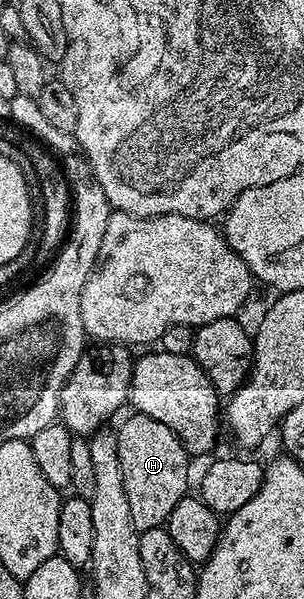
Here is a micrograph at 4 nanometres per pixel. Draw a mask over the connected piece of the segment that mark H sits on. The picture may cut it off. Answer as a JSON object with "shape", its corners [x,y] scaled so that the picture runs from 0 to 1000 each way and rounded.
{"shape":[[[461,689],[428,691],[428,699],[401,710],[398,715],[382,715],[378,725],[385,728],[385,755],[391,756],[391,776],[405,786],[405,816],[418,816],[418,843],[431,850],[431,870],[444,876],[454,890],[480,886],[484,883],[510,883],[513,880],[543,880],[563,863],[563,850],[576,850],[576,843],[589,843],[595,833],[612,831],[622,813],[622,771],[628,761],[609,751],[589,730],[576,730],[576,723],[563,723],[563,716],[549,716],[549,710],[523,710],[523,703],[510,703],[510,696],[484,696]]]}

